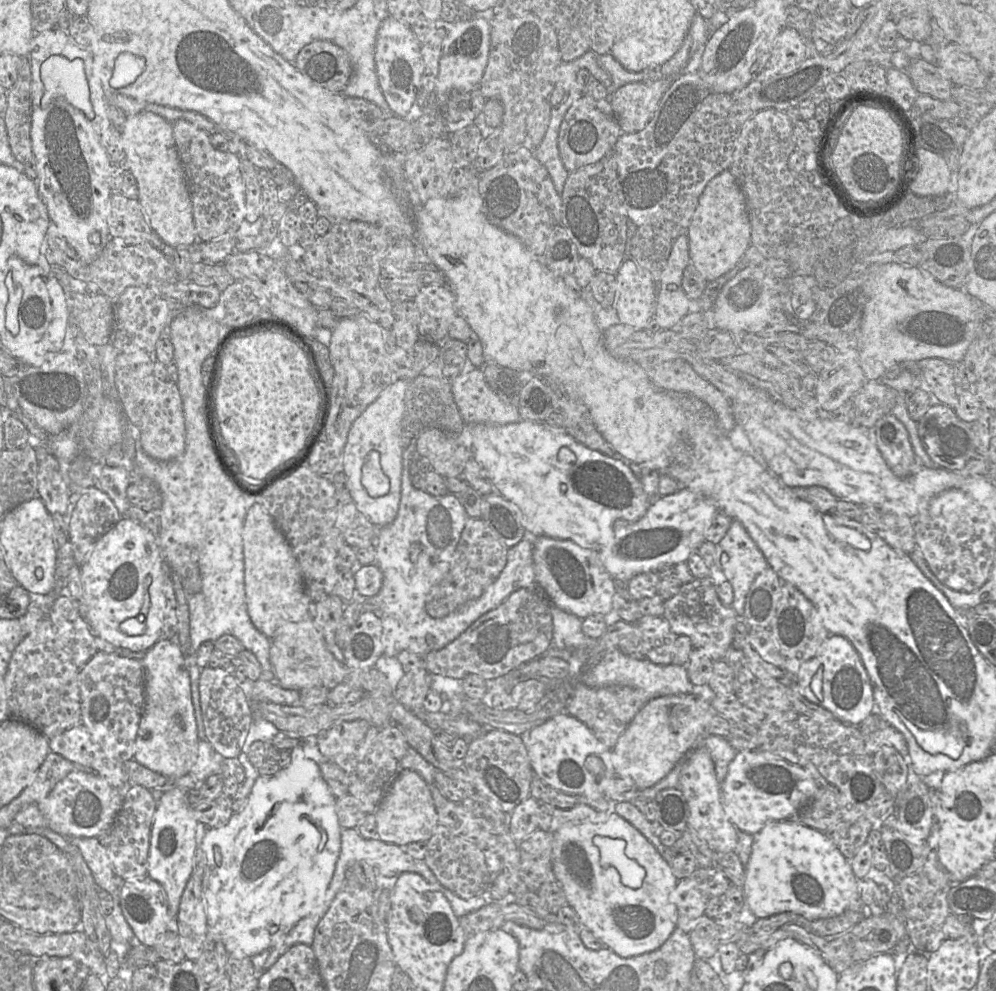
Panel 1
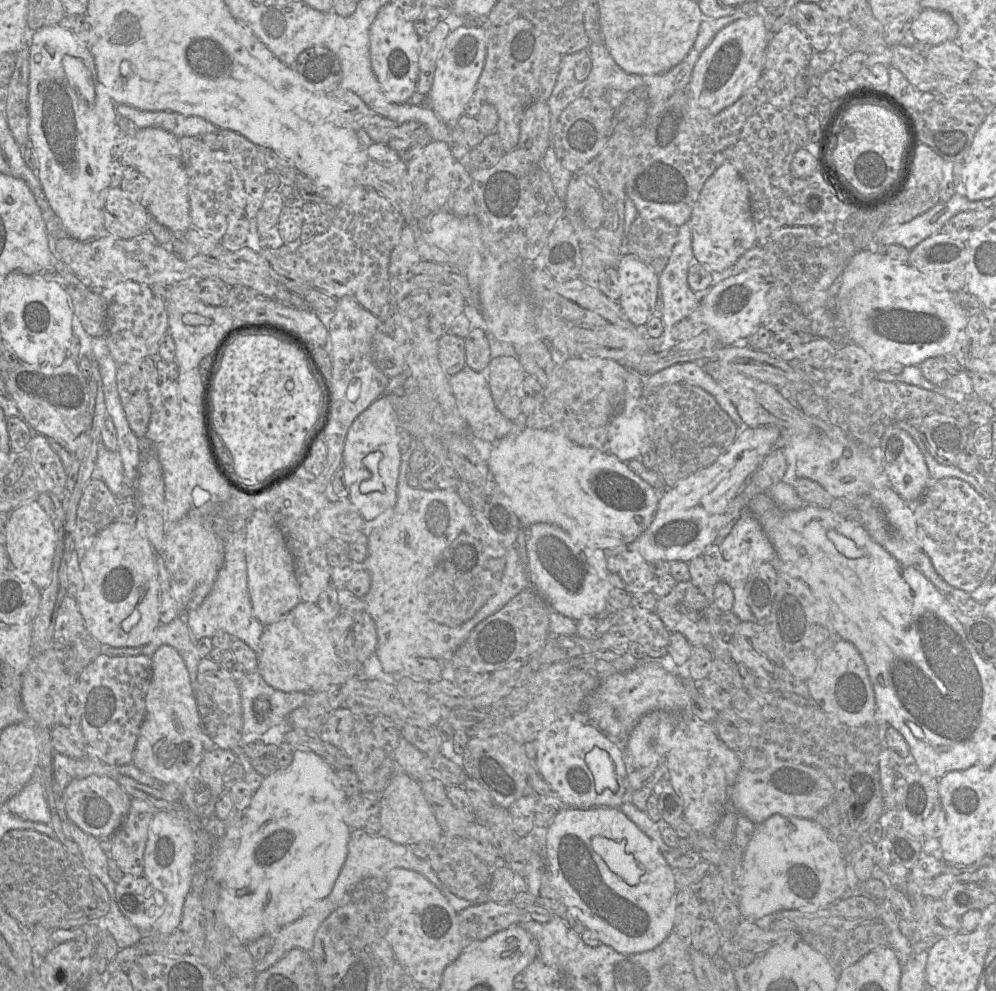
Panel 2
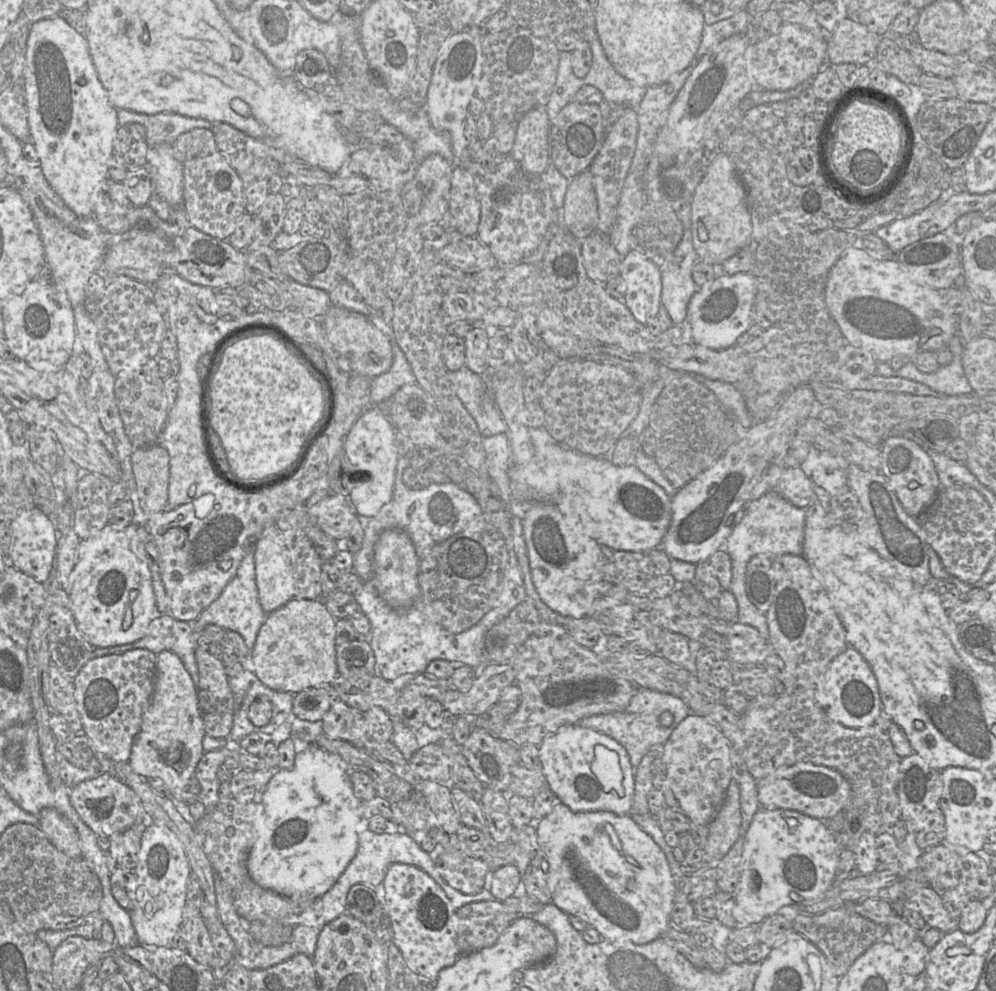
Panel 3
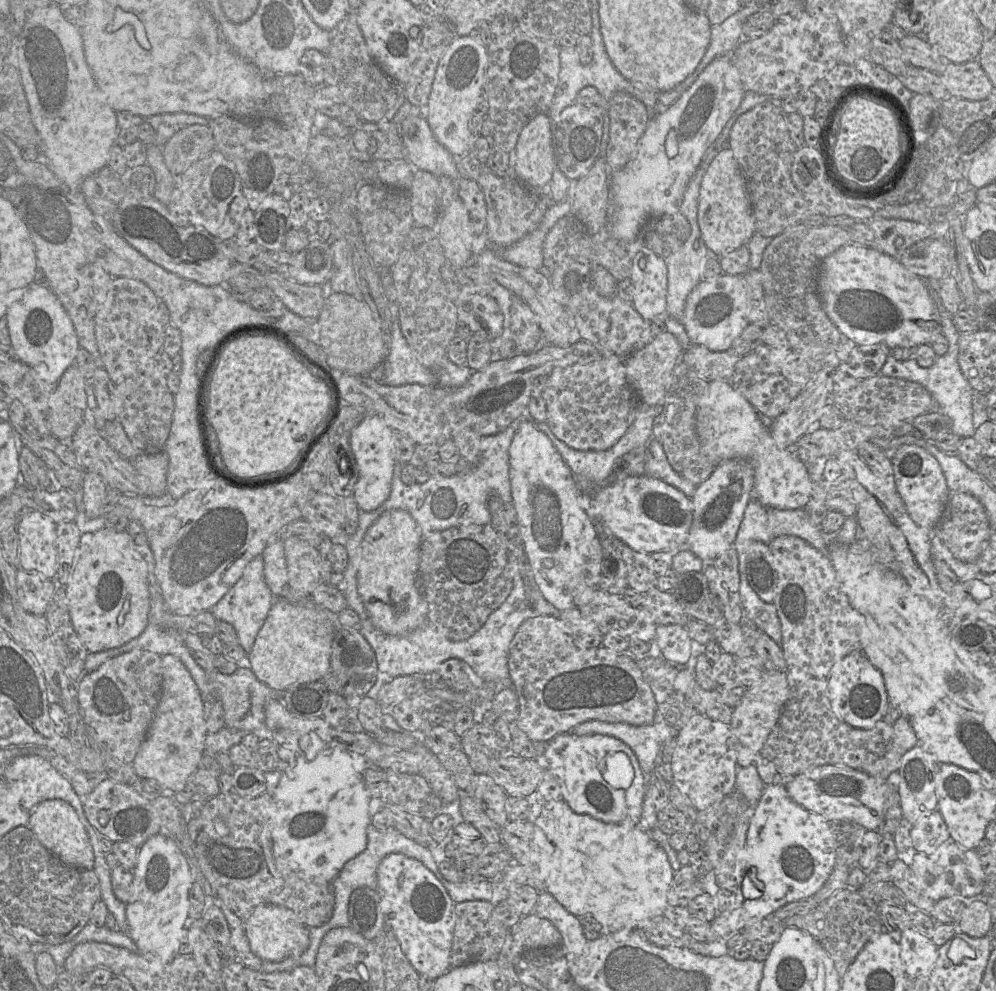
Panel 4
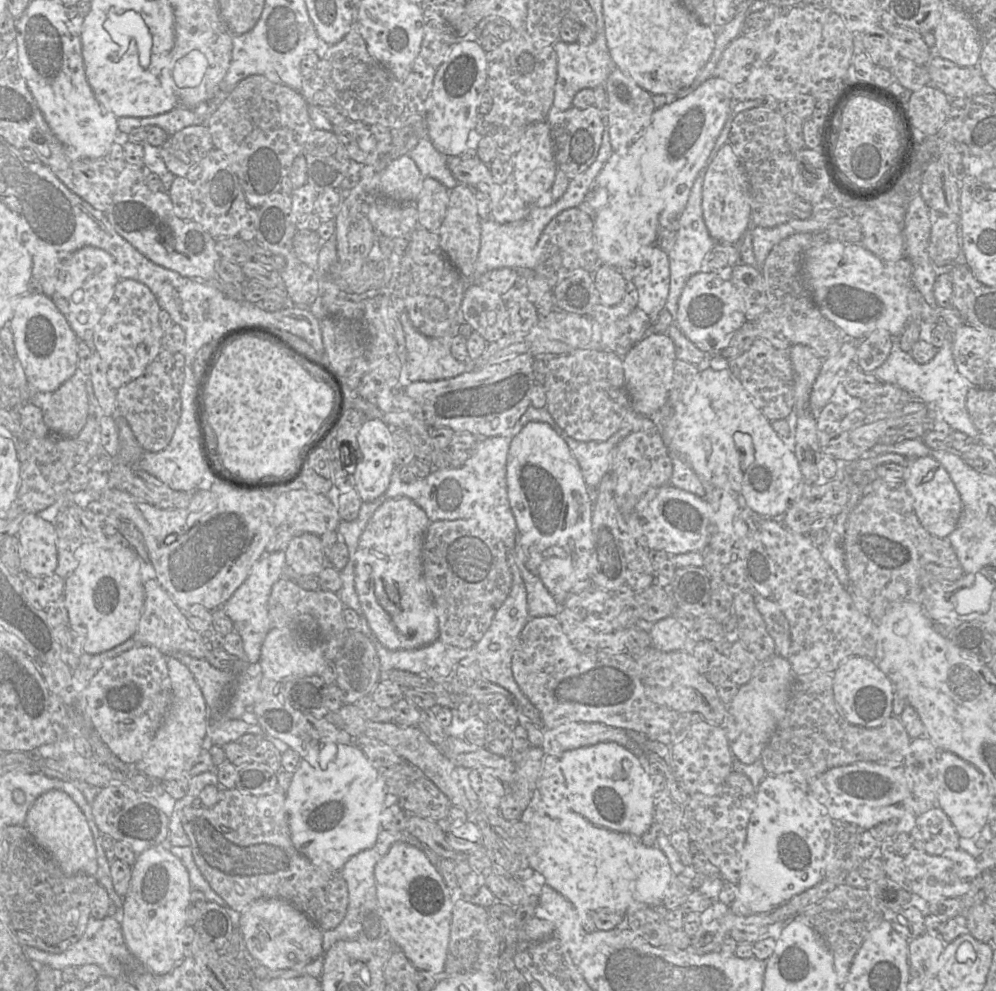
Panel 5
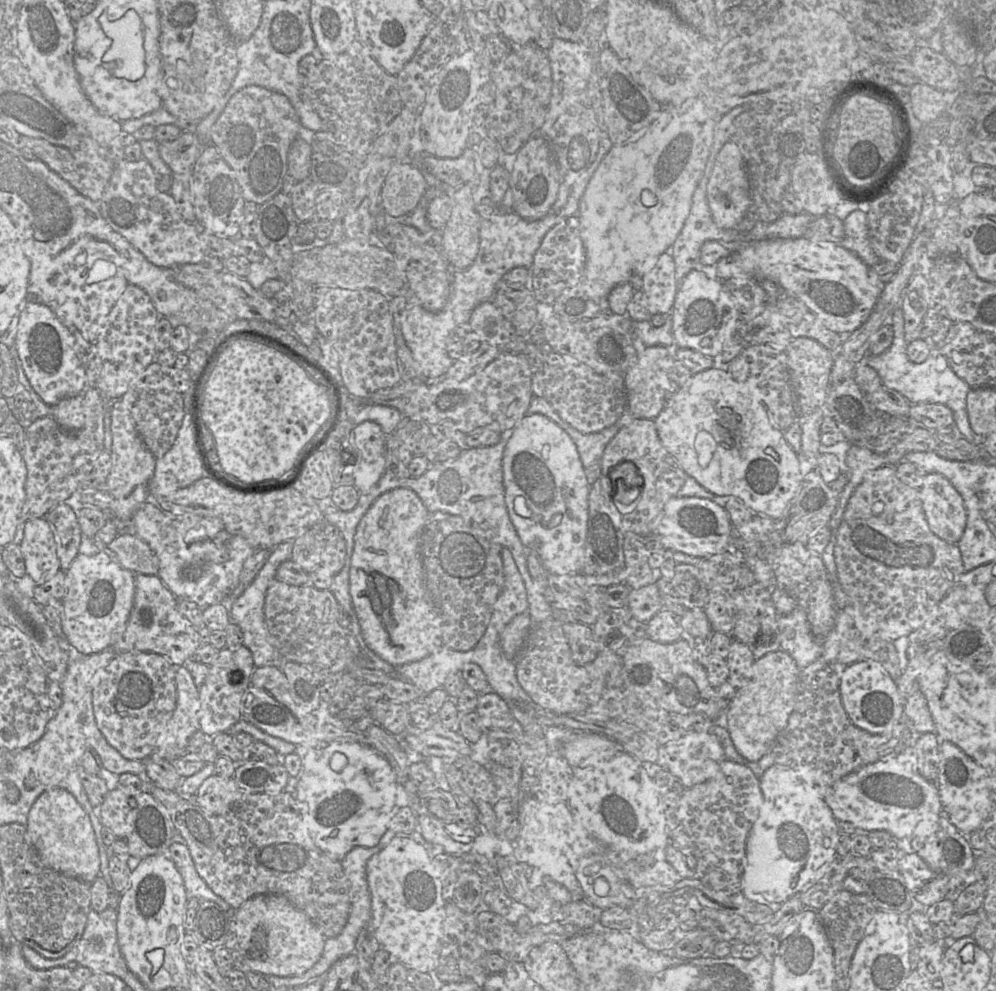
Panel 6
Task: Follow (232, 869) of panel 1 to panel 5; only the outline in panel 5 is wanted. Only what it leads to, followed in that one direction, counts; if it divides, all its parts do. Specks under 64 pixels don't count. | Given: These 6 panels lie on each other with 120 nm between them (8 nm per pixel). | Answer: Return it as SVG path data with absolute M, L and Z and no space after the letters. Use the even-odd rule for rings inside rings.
M327 743L322 746L312 746L306 756L300 757L296 771L292 774L290 786L285 793L286 812L288 813L288 824L292 842L295 848L311 862L319 866L330 866L332 869L341 871L347 860L358 852L372 848L377 840L380 828L380 814L383 810L383 802L386 797L386 789L381 770L371 765L361 748L355 744Z

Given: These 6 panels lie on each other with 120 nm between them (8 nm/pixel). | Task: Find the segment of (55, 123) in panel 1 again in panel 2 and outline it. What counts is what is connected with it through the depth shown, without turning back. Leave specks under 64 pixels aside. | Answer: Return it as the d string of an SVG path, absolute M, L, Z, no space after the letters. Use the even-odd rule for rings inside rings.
M50 25L29 33L29 144L37 160L37 176L47 201L61 220L67 234L80 242L103 237L104 205L110 186L110 164L113 161L113 147L118 132L119 118L116 105L98 81L97 70L88 45L80 42L72 30L60 25ZM69 55L83 61L92 75L95 87L94 103L89 104L72 88L65 76L62 59Z

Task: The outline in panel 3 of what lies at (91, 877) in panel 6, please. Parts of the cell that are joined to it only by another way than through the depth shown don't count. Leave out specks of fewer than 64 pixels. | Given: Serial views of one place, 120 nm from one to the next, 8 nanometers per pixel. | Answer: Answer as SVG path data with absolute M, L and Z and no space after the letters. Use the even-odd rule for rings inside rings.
M55 808L42 809L38 827L58 850L72 858L81 857L77 829Z

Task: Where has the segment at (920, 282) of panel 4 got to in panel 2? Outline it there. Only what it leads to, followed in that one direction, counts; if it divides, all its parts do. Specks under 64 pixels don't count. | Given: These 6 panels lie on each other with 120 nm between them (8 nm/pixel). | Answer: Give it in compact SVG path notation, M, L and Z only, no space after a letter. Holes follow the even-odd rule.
M859 250L840 276L837 316L845 328L845 336L871 356L875 373L880 373L888 371L895 363L919 366L927 358L955 354L961 347L970 315L955 302L954 293L947 291L908 263Z

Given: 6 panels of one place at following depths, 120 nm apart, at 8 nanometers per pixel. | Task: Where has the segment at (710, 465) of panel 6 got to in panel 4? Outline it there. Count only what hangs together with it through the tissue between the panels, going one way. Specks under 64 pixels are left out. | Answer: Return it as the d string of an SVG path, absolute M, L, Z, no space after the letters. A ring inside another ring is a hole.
M730 381L709 382L697 406L696 432L703 454L715 461L716 466L730 459L748 459L752 462L755 473L753 497L762 505L779 510L795 510L804 508L808 503L811 479L806 464L795 456L793 449L781 449L776 445L769 428L763 424L758 412Z

